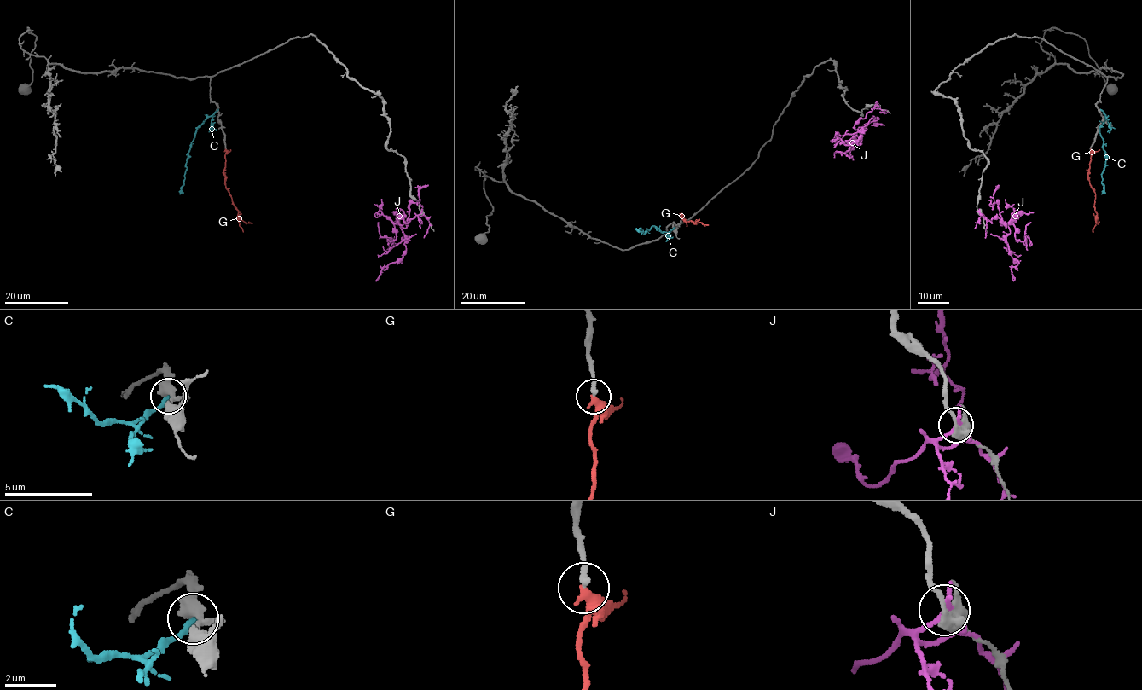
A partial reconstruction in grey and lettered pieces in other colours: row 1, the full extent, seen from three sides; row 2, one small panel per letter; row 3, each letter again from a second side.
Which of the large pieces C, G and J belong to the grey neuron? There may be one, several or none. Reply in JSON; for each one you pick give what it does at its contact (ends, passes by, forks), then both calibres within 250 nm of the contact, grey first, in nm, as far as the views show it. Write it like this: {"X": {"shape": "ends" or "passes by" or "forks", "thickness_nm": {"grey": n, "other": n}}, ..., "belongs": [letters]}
{"G": {"shape": "ends", "thickness_nm": {"grey": 240, "other": 480}}, "belongs": ["G"]}

